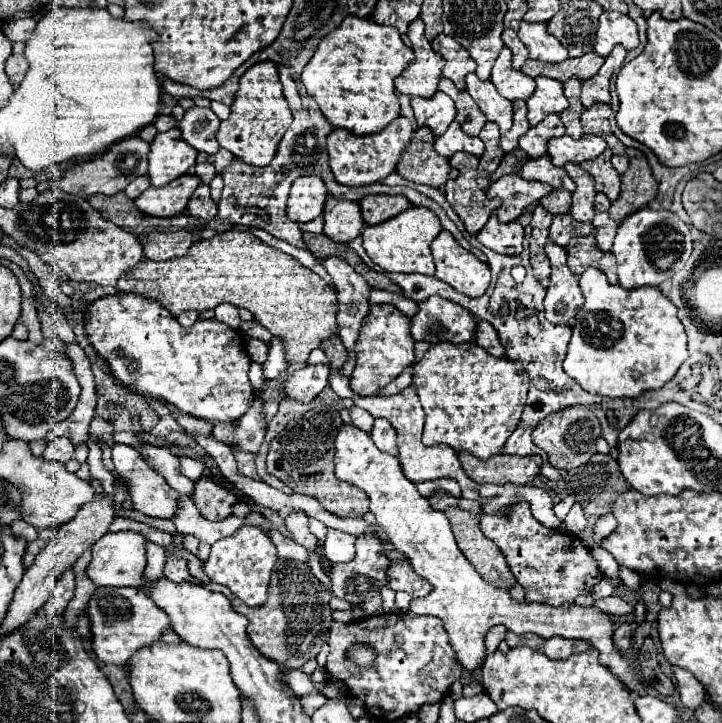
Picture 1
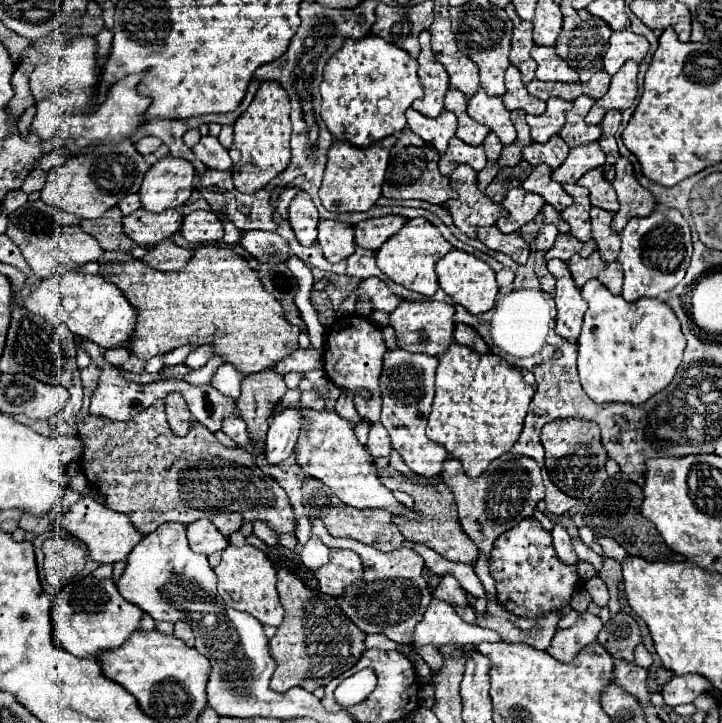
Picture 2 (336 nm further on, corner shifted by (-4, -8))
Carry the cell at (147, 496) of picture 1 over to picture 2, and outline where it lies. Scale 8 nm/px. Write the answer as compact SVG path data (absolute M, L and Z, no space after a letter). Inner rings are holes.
M200 518L188 524L186 530L188 530L188 544L194 552L210 556L212 552L224 550L228 544L228 538L224 538L208 518Z

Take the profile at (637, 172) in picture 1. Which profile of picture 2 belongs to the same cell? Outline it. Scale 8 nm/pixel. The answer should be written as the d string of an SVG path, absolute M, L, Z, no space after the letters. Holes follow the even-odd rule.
M618 158L616 178L614 178L612 186L614 186L614 190L618 194L618 202L620 202L620 210L614 214L614 220L612 220L612 230L622 232L622 228L626 226L626 222L630 218L648 216L654 210L656 200L648 190L644 190L638 184L634 168L628 158Z

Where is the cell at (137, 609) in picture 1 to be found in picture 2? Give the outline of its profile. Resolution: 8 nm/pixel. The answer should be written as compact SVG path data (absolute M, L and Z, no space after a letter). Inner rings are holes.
M84 576L68 586L64 586L52 602L52 626L54 640L66 652L78 658L98 658L106 650L114 650L140 630L142 610L132 602L126 602L116 590L112 580L98 580L94 576Z

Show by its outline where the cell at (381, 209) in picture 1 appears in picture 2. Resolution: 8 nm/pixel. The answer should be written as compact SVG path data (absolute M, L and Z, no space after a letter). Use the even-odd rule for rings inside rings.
M382 216L382 218L362 220L354 226L356 244L368 250L378 250L390 236L394 236L404 226L404 222L406 218L402 216Z

